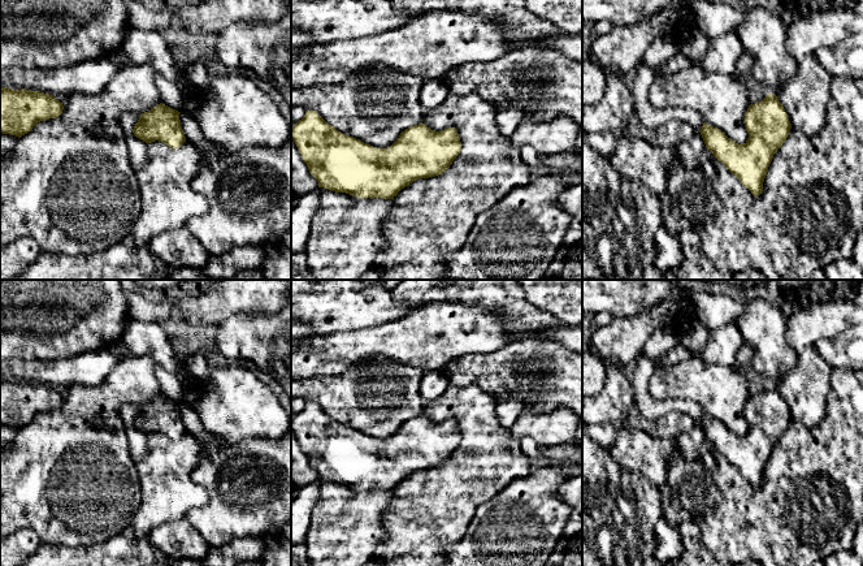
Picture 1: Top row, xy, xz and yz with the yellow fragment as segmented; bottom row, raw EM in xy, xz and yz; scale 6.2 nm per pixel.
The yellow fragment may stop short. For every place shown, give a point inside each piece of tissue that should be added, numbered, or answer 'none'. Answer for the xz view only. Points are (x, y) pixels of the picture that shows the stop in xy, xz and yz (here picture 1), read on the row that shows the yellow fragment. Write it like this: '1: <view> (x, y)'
none

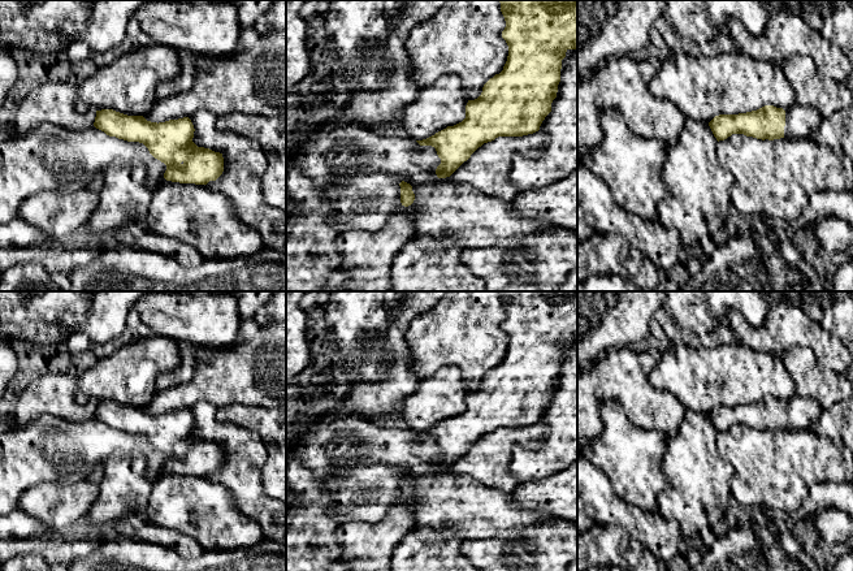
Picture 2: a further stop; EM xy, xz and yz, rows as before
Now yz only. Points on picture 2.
1: yz (801, 121)

